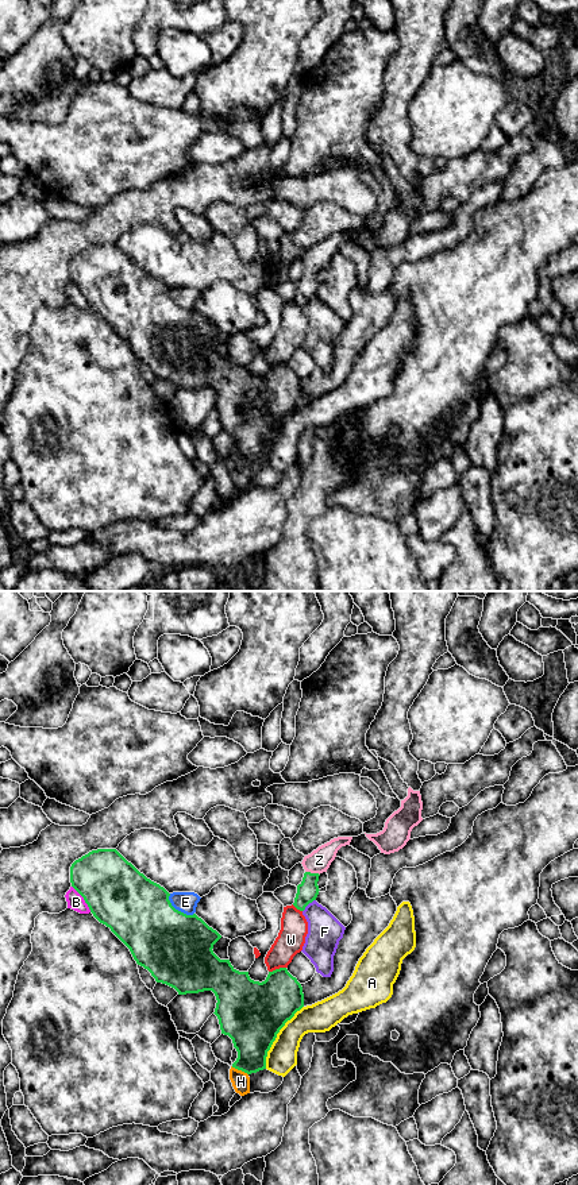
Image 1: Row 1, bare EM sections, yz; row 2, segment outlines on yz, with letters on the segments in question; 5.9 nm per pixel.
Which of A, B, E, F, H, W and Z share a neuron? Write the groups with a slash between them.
A / B / E / F / H / W / Z

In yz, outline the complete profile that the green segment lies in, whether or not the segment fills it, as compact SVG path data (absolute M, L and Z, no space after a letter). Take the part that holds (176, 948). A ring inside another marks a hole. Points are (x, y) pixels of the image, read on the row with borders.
M116 849L92 850L76 860L70 866L70 883L84 898L93 916L111 929L130 949L136 964L147 969L157 983L174 988L178 995L204 991L215 993L217 1003L213 1014L219 1019L221 1034L232 1039L234 1047L238 1051L238 1058L232 1068L247 1074L266 1069L267 1051L277 1034L304 1007L303 987L286 968L269 972L266 980L259 983L251 980L248 972L236 970L230 960L220 960L212 949L221 935L196 914L186 915L176 910L169 900L170 893L140 873Z

